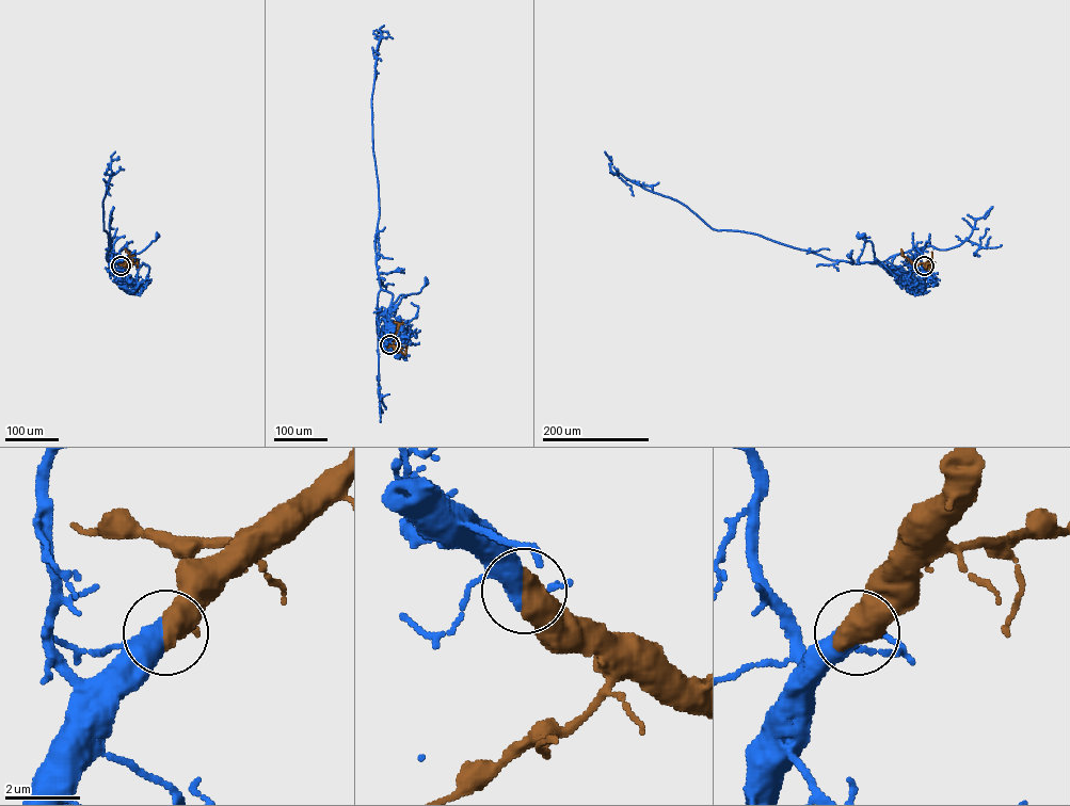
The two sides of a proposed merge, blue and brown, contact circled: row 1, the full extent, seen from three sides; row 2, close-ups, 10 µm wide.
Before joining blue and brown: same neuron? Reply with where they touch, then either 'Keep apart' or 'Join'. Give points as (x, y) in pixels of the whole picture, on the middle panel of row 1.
Place: (389, 344). Join

